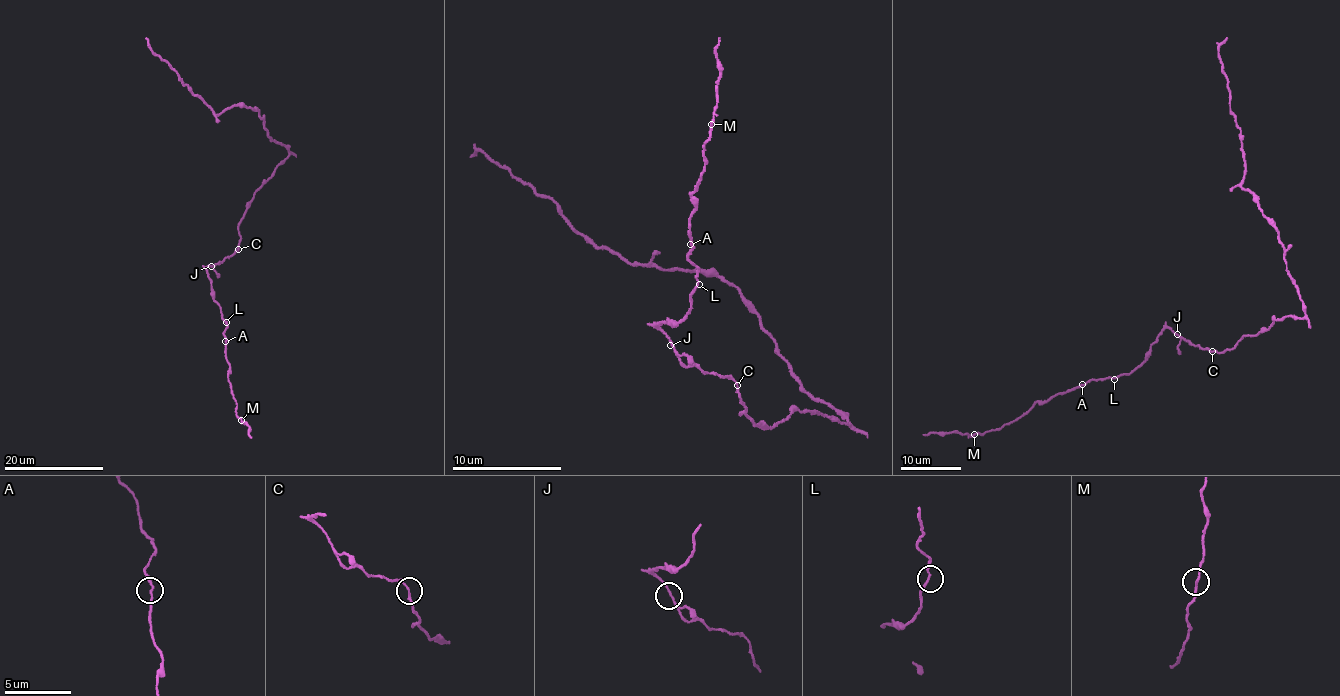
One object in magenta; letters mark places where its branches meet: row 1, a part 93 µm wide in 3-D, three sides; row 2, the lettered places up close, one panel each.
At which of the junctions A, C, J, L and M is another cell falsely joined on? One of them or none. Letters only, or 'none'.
none

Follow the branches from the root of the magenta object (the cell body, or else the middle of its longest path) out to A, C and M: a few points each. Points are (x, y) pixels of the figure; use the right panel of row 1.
A: (1258, 334), (1241, 337), (1232, 348), (1217, 353), (1191, 344), (1166, 327), (1144, 361), (1130, 373), (1081, 384)
C: (1258, 334), (1241, 337), (1229, 349), (1212, 351)
M: (1258, 334), (1217, 353), (1166, 327), (1144, 361), (1130, 373), (1089, 380), (1037, 402), (1009, 424), (973, 435)

